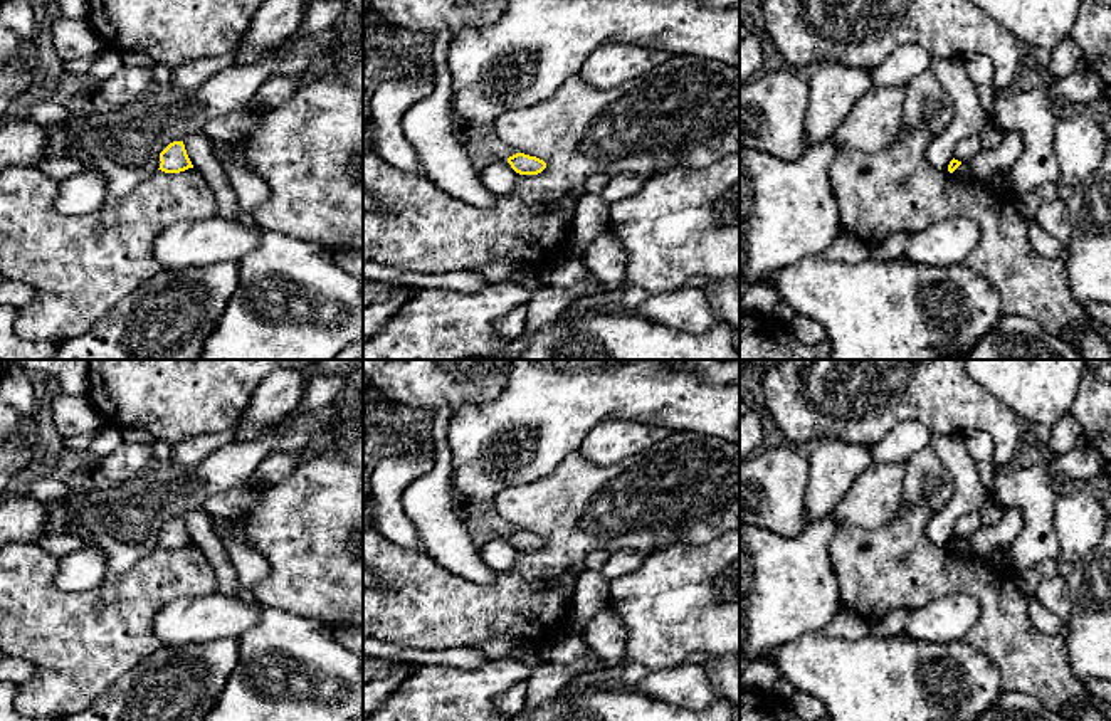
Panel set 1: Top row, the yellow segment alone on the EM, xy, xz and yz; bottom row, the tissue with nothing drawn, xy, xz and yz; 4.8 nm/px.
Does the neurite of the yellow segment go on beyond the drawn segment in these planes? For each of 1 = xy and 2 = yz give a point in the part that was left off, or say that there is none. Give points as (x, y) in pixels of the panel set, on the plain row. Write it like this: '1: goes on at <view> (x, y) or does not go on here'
1: does not go on here
2: does not go on here

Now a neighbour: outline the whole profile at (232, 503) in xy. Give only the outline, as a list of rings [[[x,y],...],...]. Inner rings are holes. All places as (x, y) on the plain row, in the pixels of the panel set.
[[[254,482],[239,486],[220,494],[212,494],[205,501],[203,509],[215,518],[232,519],[250,511],[257,504],[261,492],[262,487]]]

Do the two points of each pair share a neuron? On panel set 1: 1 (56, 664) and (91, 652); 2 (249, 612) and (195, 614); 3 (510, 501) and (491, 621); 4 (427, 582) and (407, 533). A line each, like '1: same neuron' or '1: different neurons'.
1: same neuron
2: same neuron
3: same neuron
4: different neurons

